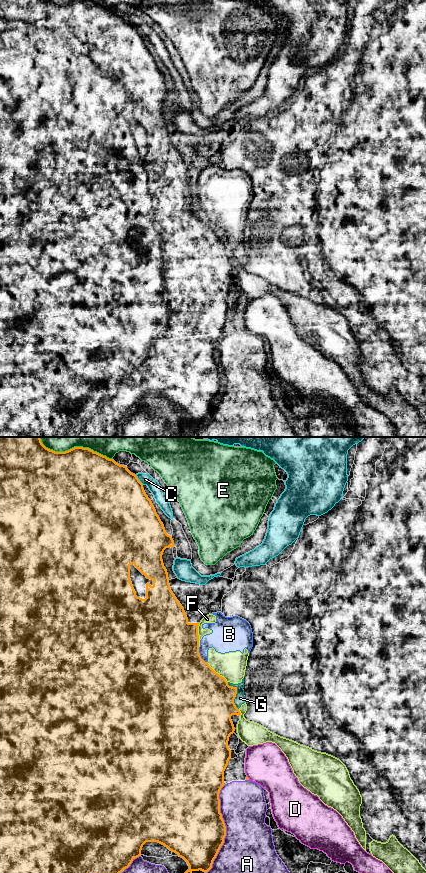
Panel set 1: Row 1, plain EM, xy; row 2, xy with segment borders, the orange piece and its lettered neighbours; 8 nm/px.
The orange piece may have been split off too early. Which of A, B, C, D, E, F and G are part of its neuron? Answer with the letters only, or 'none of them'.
none of them

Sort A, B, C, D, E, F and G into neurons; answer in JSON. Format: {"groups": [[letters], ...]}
{"groups": [["A"], ["B", "F", "G"], ["C"], ["D"], ["E"]]}

